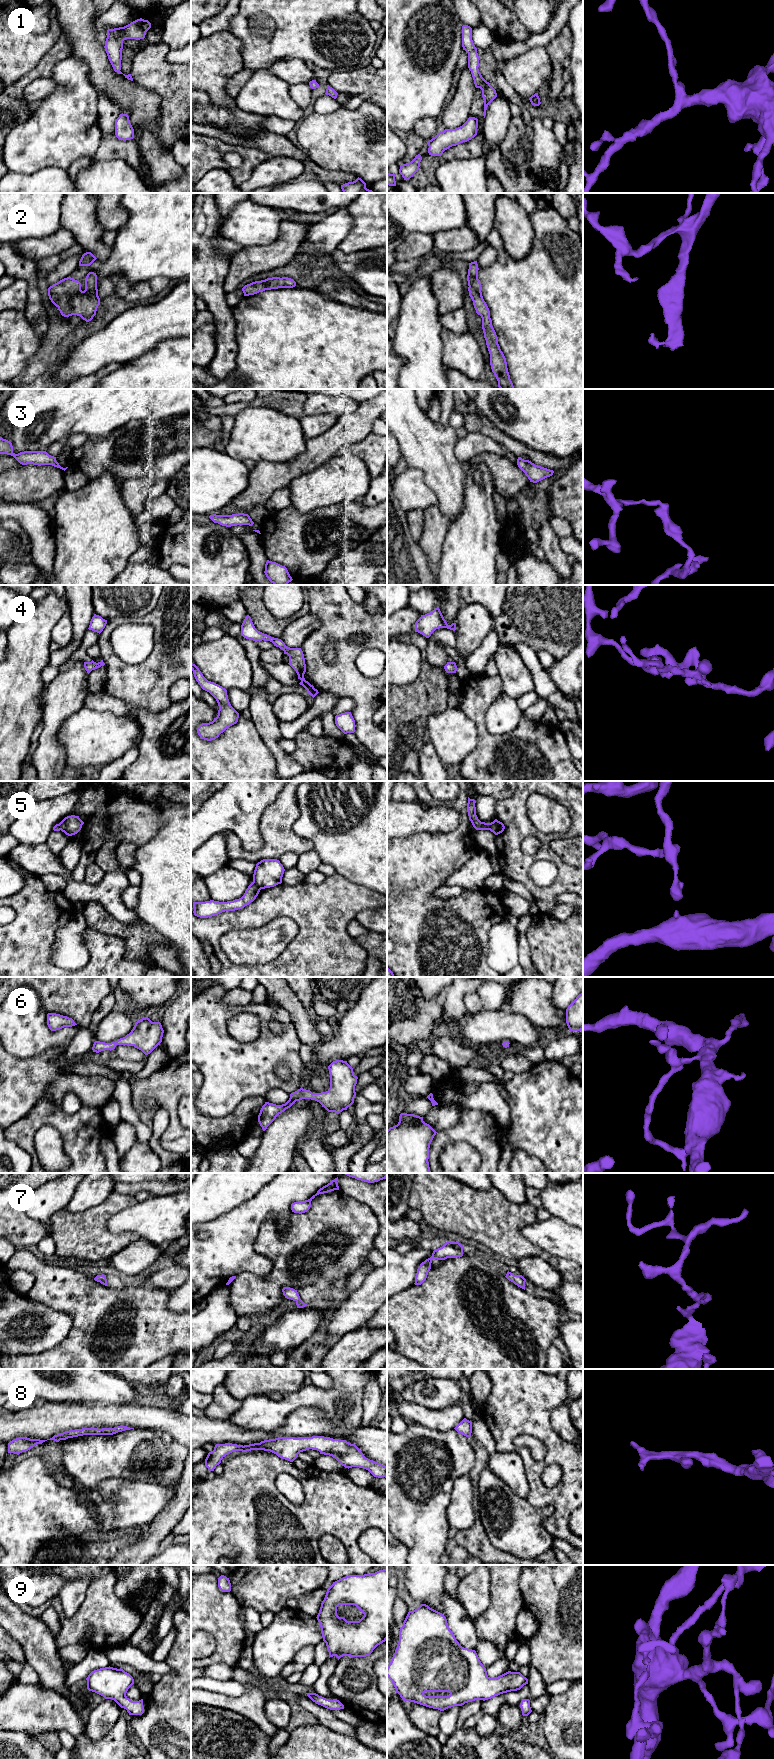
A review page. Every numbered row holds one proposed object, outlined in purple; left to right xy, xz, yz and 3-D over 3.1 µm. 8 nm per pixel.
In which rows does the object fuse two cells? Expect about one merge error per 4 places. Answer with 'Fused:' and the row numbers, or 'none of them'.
Fused: 5

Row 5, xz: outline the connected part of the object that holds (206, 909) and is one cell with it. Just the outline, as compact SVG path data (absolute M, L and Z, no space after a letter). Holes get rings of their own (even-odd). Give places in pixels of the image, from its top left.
M252 882L246 889L244 895L239 899L227 902L219 902L214 900L193 902L193 913L197 917L208 918L225 911L242 909L256 899L260 890L261 889L254 882Z

